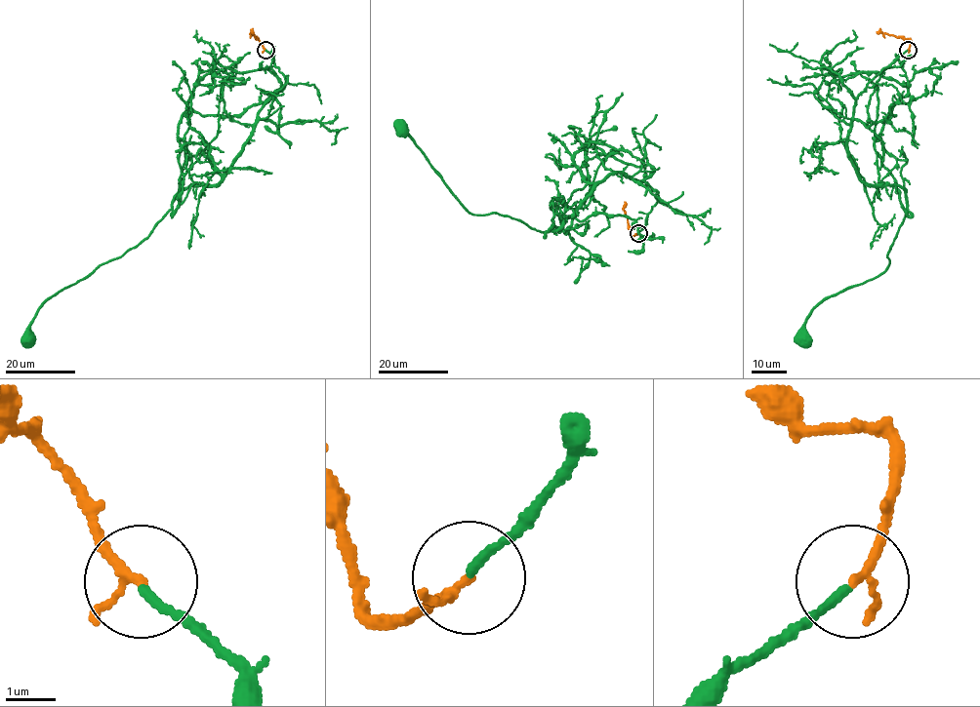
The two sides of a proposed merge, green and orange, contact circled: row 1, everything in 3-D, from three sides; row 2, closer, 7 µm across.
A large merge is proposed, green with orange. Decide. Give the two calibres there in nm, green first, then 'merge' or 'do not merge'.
160/130 nm | merge

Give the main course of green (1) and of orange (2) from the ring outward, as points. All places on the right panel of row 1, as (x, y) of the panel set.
1: (908, 50), (857, 98), (847, 144), (863, 181), (905, 190), (888, 267), (823, 298), (803, 340)
2: (908, 50), (910, 39), (876, 31)

